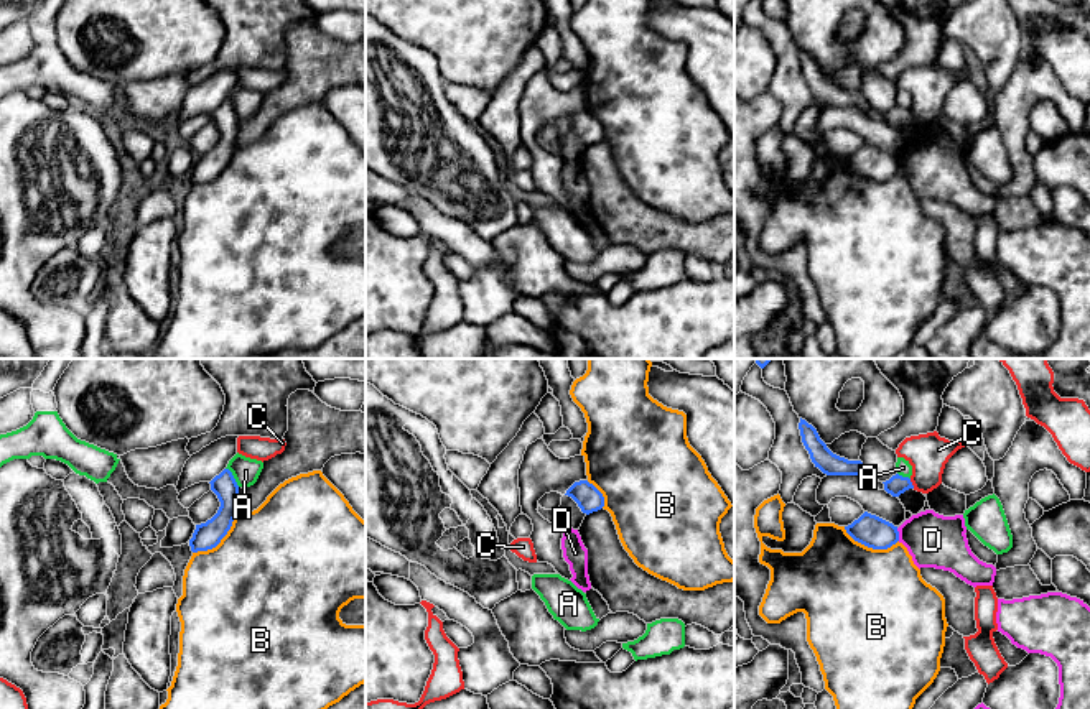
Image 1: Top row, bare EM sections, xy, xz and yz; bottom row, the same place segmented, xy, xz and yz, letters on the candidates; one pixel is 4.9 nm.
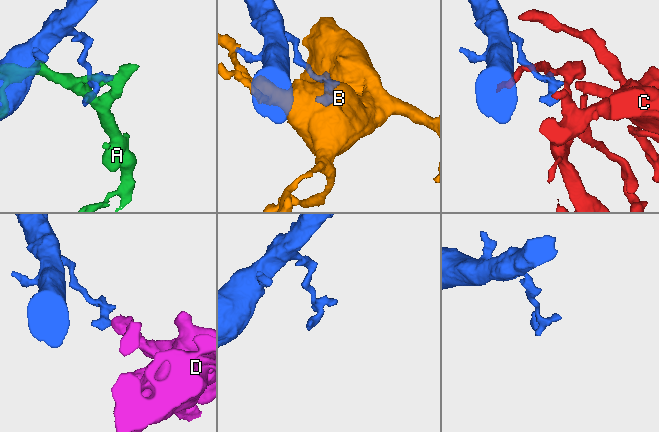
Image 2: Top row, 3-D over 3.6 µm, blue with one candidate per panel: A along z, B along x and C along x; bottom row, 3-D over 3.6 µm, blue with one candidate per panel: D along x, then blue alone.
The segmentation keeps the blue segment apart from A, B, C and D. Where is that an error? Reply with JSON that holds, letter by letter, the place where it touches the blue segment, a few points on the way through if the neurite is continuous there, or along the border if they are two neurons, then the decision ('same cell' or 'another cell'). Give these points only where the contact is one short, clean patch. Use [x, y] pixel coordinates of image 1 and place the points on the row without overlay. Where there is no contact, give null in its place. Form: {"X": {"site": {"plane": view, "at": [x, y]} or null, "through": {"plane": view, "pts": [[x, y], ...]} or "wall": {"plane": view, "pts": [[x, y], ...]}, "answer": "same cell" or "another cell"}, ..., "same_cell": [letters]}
{"A": {"site": {"plane": "xy", "at": [232, 109]}, "answer": "another cell"}, "B": {"site": {"plane": "yz", "at": [870, 178]}, "answer": "another cell"}, "C": {"site": {"plane": "yz", "at": [911, 115]}, "answer": "another cell"}, "D": {"site": {"plane": "yz", "at": [898, 166]}, "wall": {"plane": "yz", "pts": [[896, 160], [899, 171]]}, "answer": "another cell"}, "same_cell": []}

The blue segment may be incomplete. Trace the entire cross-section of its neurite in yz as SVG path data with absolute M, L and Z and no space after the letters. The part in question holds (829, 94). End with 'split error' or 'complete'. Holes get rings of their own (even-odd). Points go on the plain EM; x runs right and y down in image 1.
M800 49L799 54L802 74L810 86L812 94L827 107L859 107L869 109L861 92L848 92L833 86L820 71L817 61Z; complete

